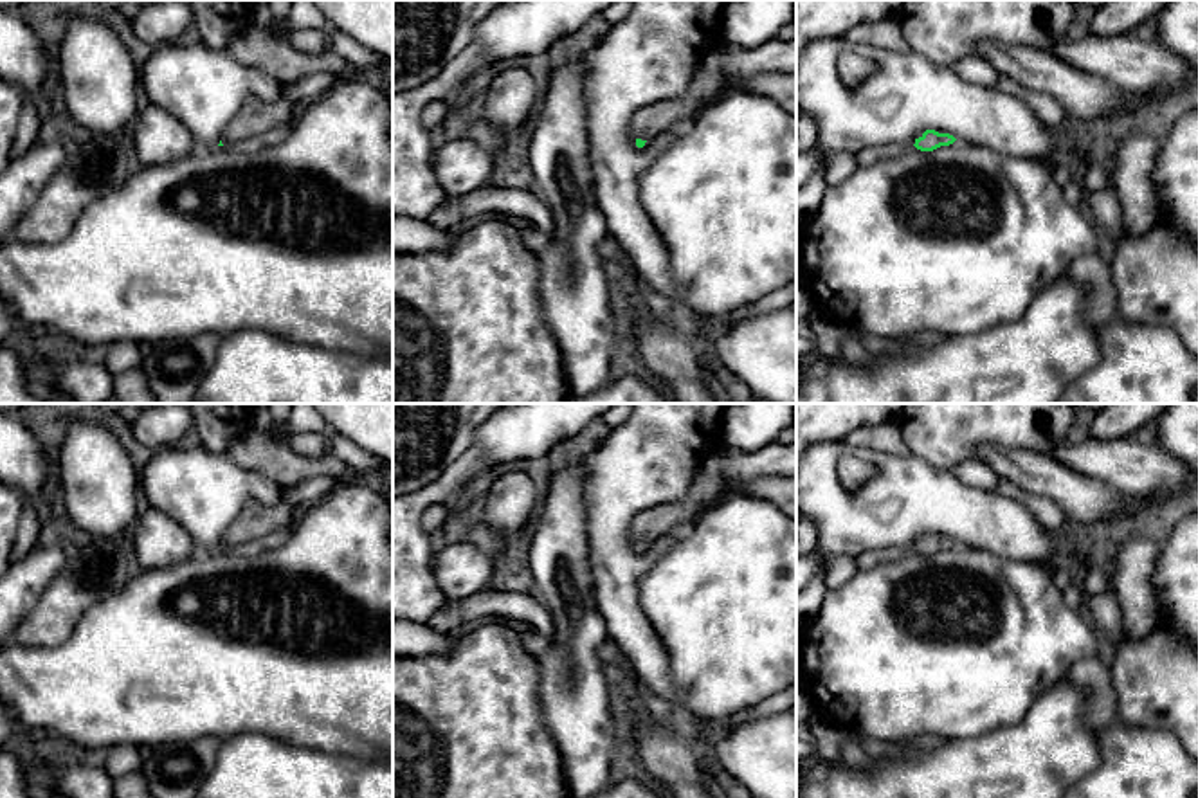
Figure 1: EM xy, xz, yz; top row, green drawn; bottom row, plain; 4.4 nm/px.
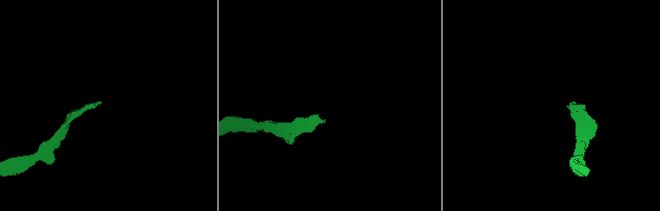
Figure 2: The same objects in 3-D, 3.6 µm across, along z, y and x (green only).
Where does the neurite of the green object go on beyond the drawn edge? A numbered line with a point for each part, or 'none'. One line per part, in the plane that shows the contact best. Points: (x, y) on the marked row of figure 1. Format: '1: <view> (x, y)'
1: xz (710, 80)

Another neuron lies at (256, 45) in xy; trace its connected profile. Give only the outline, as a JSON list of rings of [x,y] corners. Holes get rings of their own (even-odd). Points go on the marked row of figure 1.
[[[252,22],[236,32],[223,52],[243,65],[268,74],[281,85],[288,85],[303,76],[321,70],[333,72],[342,77],[348,65],[335,52],[301,52],[283,38],[277,38],[270,25],[256,25]]]

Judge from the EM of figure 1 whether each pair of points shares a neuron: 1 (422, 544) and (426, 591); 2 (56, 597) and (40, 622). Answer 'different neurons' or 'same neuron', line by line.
1: same neuron
2: same neuron

